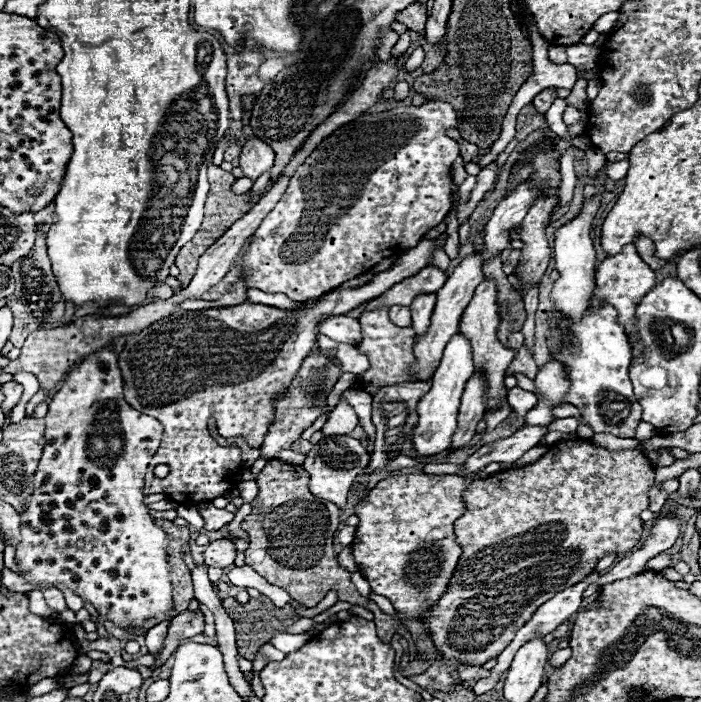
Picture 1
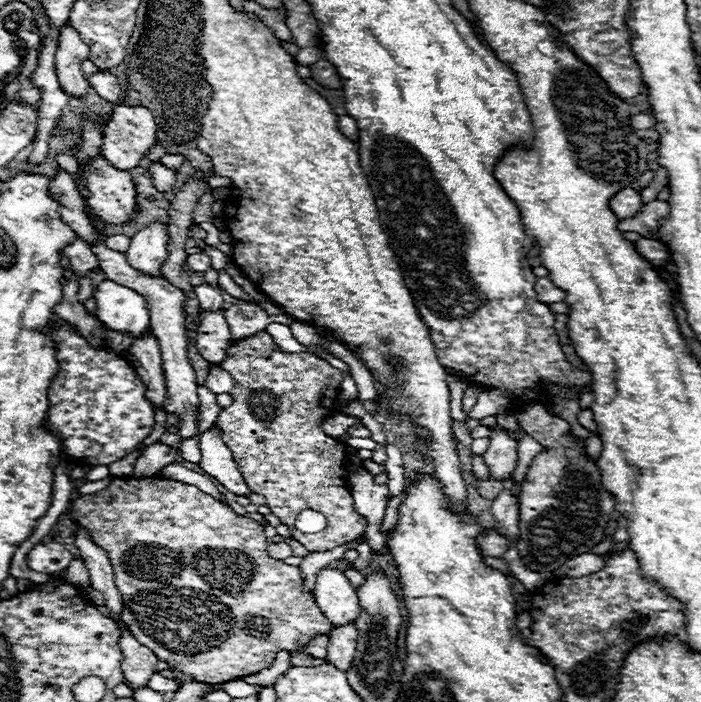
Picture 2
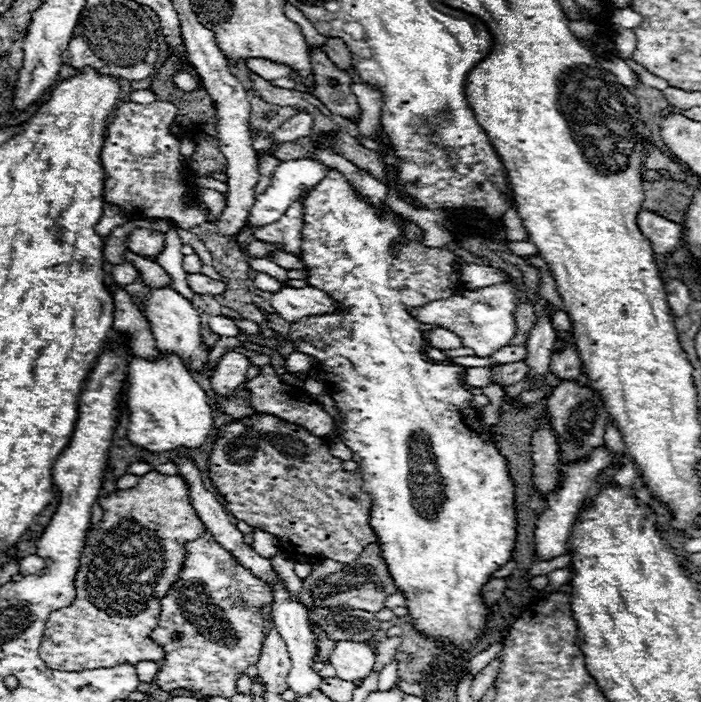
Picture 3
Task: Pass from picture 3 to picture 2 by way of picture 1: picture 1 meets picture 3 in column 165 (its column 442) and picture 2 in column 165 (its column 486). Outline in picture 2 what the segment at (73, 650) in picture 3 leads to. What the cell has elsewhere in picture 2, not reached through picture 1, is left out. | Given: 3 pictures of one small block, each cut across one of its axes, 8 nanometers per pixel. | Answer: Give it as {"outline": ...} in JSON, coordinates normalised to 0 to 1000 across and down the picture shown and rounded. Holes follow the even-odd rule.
{"outline":[[[223,630],[223,632],[217,632],[200,644],[188,678],[194,678],[194,681],[225,678],[225,670],[234,667],[237,661],[245,661],[251,655],[251,650],[254,650],[251,638]]]}

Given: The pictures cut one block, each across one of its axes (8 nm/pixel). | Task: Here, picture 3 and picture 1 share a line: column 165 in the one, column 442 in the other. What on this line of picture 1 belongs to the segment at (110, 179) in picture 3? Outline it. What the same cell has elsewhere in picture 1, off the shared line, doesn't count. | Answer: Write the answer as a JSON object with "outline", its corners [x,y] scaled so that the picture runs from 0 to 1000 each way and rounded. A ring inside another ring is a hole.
{"outline":[[[608,145],[602,151],[573,151],[573,154],[562,154],[562,157],[551,157],[551,160],[539,160],[539,162],[519,162],[519,165],[491,177],[488,182],[482,182],[465,199],[459,199],[459,205],[454,205],[454,211],[422,242],[402,285],[391,293],[391,299],[377,311],[377,316],[362,330],[357,353],[348,362],[345,393],[351,396],[351,407],[368,410],[374,416],[402,416],[402,419],[414,422],[417,427],[434,430],[439,425],[454,425],[454,422],[482,410],[494,399],[502,399],[502,396],[525,387],[545,368],[553,368],[559,362],[571,362],[582,353],[591,353],[613,325],[625,322],[636,311],[636,305],[645,296],[645,271],[642,271],[642,265],[648,262],[645,259],[645,231],[656,222],[656,208],[648,197],[642,197],[636,191],[636,185],[642,185],[642,182],[653,182],[653,165],[650,165],[650,157],[645,154],[645,148]]]}

